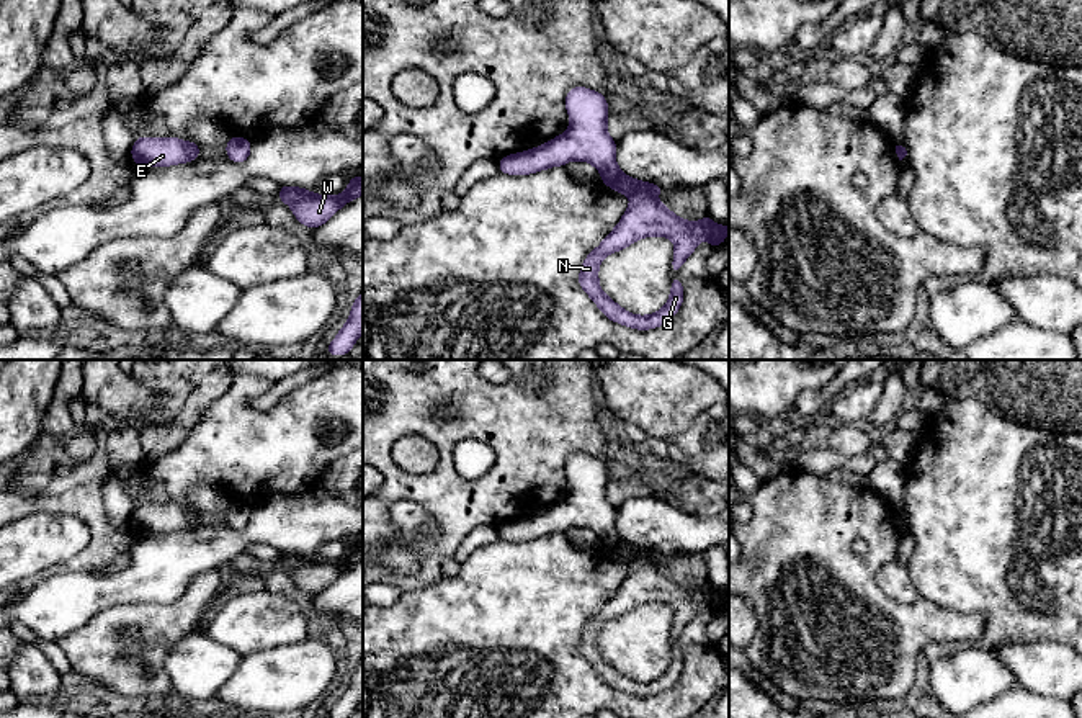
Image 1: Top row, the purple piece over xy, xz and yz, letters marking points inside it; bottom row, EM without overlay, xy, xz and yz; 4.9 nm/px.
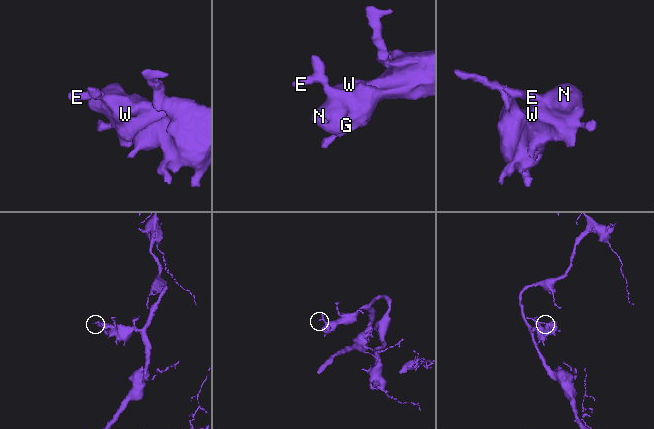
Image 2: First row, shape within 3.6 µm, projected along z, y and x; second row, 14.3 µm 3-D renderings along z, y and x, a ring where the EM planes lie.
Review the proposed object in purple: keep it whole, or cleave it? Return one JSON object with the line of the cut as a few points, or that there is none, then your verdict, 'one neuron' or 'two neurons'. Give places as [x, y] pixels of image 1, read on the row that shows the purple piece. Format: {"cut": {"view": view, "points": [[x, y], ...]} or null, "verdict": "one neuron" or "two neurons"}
{"cut": null, "verdict": "one neuron"}

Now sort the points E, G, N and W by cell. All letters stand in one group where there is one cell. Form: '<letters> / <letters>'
E G N W

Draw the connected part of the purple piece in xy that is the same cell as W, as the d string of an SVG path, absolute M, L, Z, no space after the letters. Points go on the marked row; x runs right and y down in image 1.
M350 177L348 188L337 196L315 195L299 186L279 186L279 201L291 206L296 219L307 227L327 222L343 204L363 195L363 178Z

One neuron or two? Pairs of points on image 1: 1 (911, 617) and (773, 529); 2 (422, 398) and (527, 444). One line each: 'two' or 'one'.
1: one
2: one

